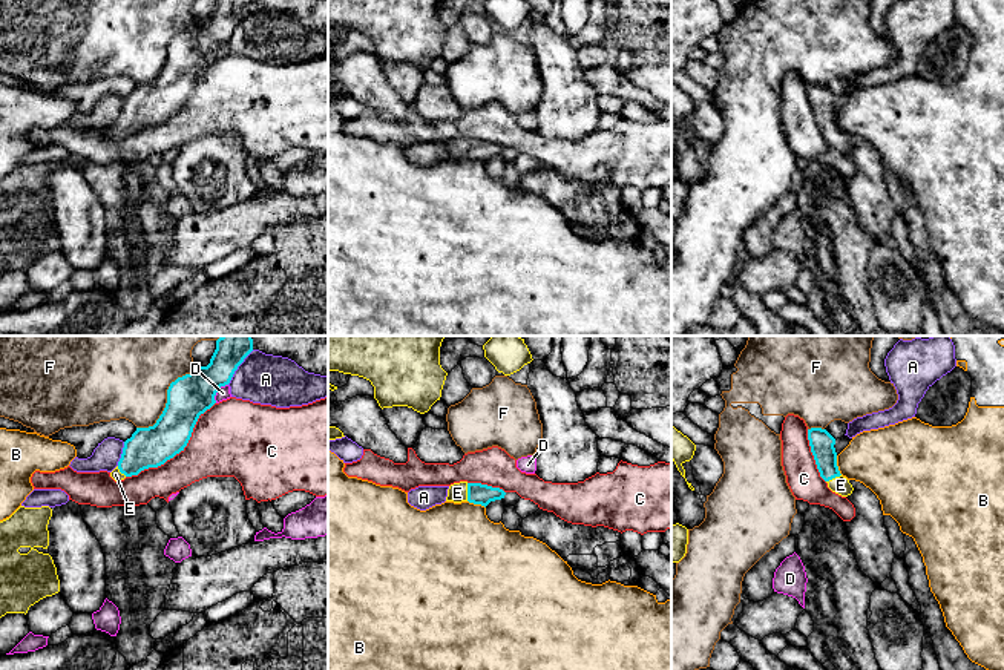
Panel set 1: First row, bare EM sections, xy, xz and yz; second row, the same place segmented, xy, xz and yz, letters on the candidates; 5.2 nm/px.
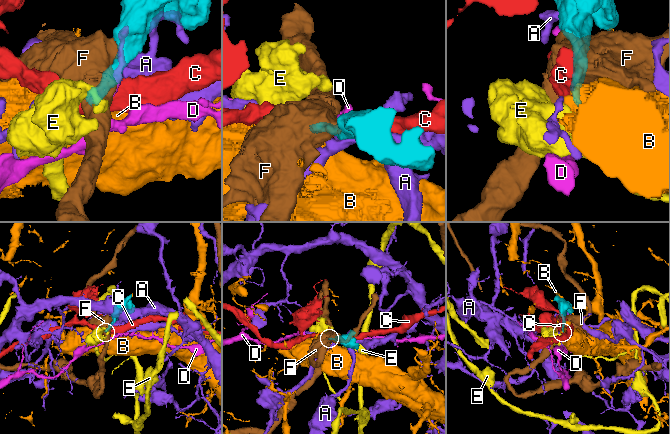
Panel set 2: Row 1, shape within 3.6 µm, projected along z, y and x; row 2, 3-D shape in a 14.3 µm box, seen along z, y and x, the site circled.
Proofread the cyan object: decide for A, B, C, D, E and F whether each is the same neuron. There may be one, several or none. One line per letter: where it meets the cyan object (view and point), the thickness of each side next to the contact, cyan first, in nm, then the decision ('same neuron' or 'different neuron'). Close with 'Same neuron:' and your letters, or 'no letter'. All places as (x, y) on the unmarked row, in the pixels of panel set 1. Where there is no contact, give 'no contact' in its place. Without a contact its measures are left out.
A: xy (238, 22) | 190/260 nm | different neuron
B: yz (836, 121) | 130/320 nm | different neuron
C: xy (178, 109) | 220/360 nm | different neuron
D: xy (216, 48) | 220/70 nm | different neuron
E: xz (468, 149) | 110/110 nm | same neuron
F: xy (167, 57) | 220/400 nm | different neuron
Same neuron: E

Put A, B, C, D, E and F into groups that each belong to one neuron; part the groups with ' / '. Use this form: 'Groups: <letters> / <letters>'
Groups: A / B / C / D / E / F

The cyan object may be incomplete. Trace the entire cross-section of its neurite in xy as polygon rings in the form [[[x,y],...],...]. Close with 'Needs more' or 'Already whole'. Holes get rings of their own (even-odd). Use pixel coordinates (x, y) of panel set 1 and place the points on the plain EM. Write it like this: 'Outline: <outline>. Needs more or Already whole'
Outline: [[[216,0],[207,23],[195,23],[167,46],[167,60],[153,83],[136,84],[124,98],[118,123],[110,129],[115,138],[158,124],[187,103],[201,71],[210,66],[221,43],[230,40],[235,28],[253,8],[253,0]]]. Needs more

